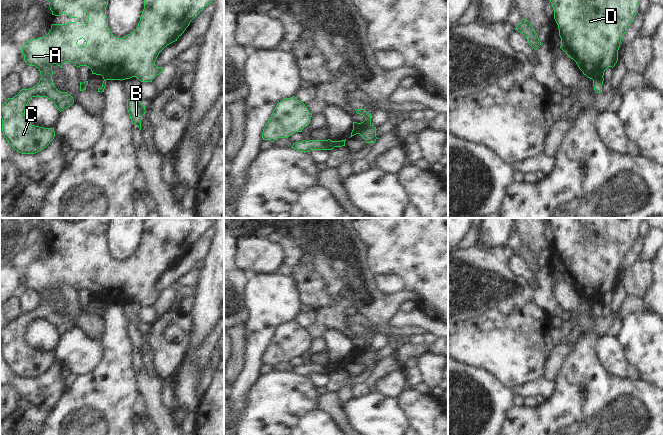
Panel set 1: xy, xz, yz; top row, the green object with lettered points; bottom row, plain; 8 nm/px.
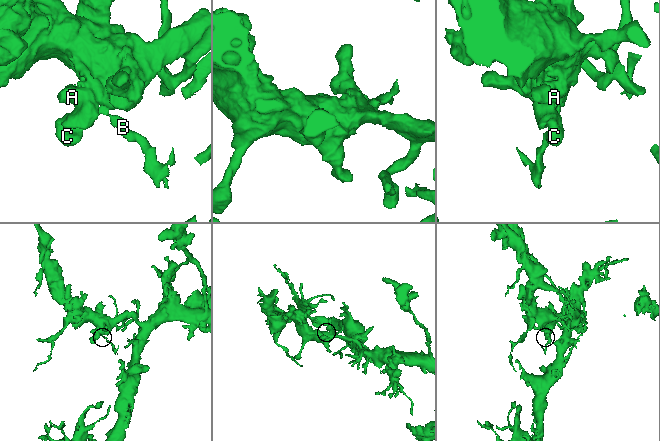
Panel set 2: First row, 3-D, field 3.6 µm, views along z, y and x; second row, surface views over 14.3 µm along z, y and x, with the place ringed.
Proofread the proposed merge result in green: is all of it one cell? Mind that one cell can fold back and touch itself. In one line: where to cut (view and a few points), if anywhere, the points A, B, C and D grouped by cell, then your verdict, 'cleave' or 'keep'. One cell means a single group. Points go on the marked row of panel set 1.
cut in yz along (593, 79), (603, 80); A C D / B; cleave

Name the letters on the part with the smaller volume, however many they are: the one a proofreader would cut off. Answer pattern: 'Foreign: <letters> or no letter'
Foreign: B

